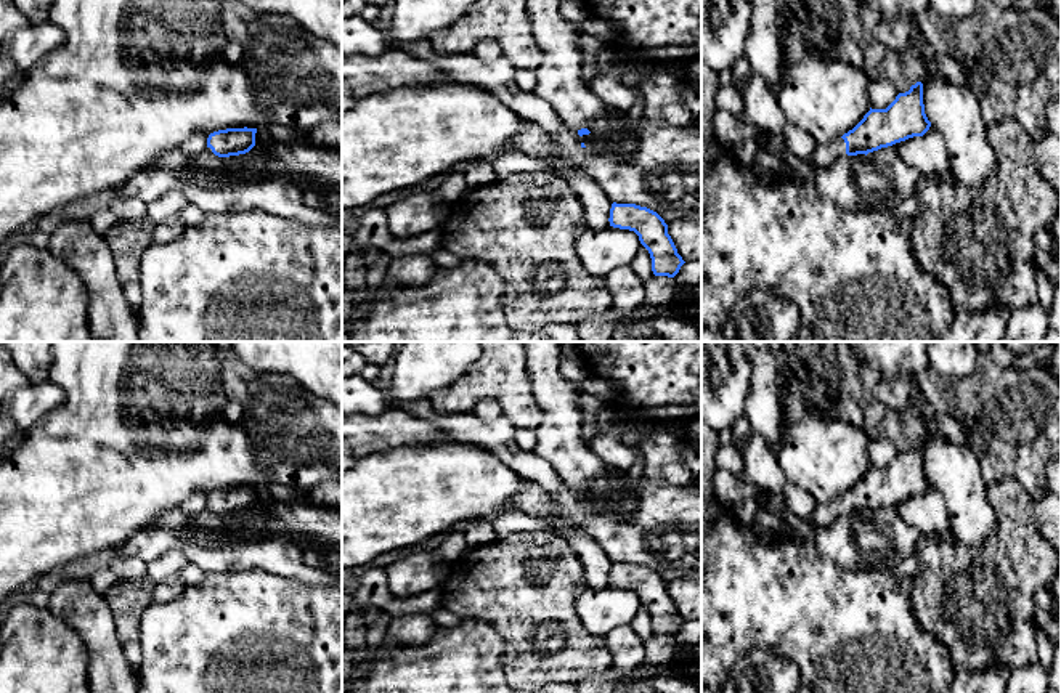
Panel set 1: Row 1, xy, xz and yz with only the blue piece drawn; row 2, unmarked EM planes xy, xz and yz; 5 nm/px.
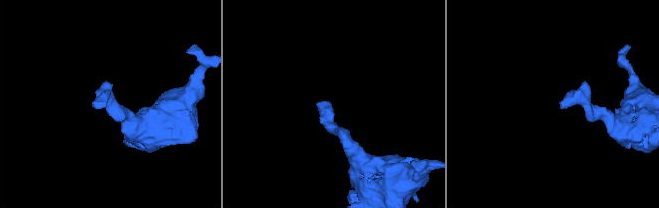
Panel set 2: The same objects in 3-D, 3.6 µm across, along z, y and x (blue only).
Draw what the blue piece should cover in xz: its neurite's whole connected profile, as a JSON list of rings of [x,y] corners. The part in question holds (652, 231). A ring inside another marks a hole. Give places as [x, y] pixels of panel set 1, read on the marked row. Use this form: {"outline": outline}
{"outline": [[[612,204],[610,226],[634,231],[648,250],[655,276],[674,278],[685,263],[668,234],[668,225],[653,210],[636,204]]]}

